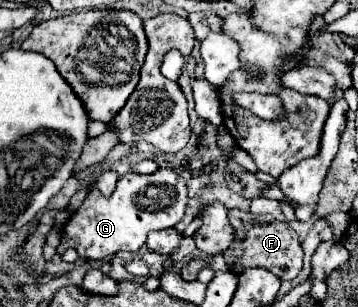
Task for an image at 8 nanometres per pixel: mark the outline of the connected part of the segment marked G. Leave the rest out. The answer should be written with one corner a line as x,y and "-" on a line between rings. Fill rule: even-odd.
159,168
153,174
127,172
119,178
115,192
103,198
99,190
91,190
79,210
65,222
61,230
61,244
57,248
63,254
67,248
75,248
81,258
101,260
113,256
119,250
139,250
147,234
153,230
173,228
185,214
187,206
187,184
177,170

